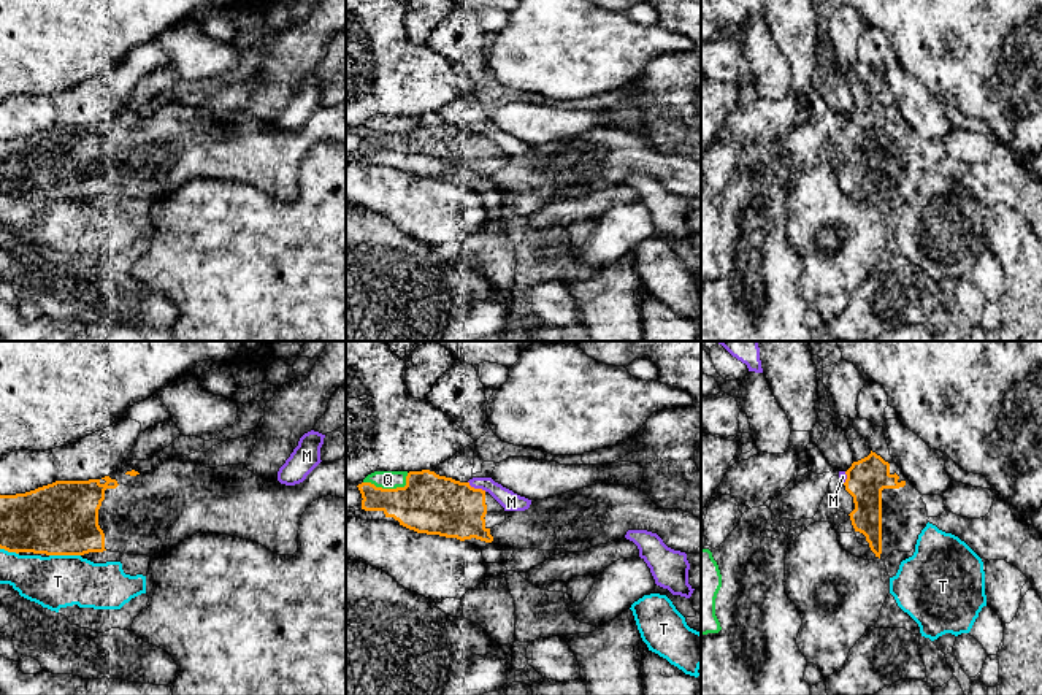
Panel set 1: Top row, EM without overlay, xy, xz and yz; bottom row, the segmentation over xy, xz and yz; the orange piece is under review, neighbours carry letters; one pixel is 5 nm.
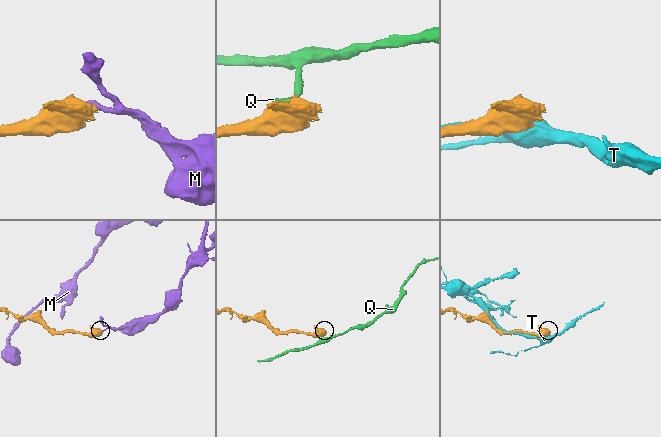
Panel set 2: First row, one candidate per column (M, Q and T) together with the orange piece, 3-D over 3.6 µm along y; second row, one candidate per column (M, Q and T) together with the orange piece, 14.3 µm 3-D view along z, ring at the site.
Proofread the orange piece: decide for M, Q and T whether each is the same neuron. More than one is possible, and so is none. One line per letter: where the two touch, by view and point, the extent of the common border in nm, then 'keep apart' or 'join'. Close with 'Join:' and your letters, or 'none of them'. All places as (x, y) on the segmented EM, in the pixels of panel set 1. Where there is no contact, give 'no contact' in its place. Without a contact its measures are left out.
M: xz (476, 489) | 110 nm | keep apart
Q: xz (389, 489) | 240 nm | keep apart
T: xy (65, 554) | 160 nm | keep apart
Join: none of them

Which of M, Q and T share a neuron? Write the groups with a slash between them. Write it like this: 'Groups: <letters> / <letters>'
Groups: M / Q / T

